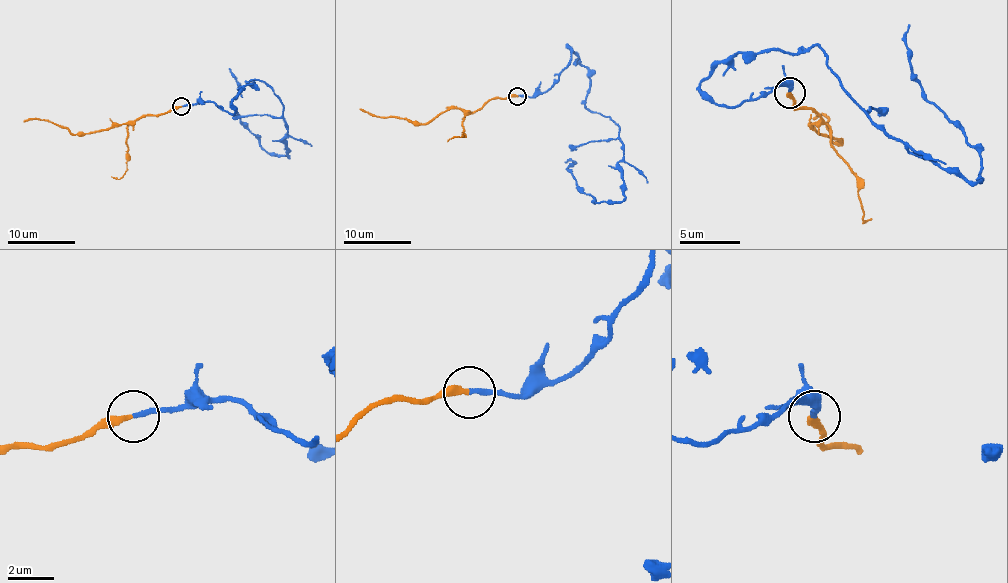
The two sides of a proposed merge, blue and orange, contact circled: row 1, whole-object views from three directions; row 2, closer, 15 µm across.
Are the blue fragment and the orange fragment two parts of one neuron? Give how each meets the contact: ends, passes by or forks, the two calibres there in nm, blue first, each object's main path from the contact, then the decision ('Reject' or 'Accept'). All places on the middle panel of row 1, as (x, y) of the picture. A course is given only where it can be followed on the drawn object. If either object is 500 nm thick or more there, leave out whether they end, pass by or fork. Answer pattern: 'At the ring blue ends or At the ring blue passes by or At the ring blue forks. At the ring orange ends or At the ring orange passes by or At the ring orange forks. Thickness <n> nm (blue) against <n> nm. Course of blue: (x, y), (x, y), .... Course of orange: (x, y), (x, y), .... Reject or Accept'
At the ring blue ends. At the ring orange ends. Thickness 200 nm (blue) against 300 nm. Course of blue: (517, 96), (544, 93), (568, 45), (588, 71), (585, 104), (618, 126), (623, 199), (596, 202), (564, 162). Course of orange: (517, 96), (488, 99), (470, 113), (448, 108), (426, 123), (375, 116), (360, 108). Accept

